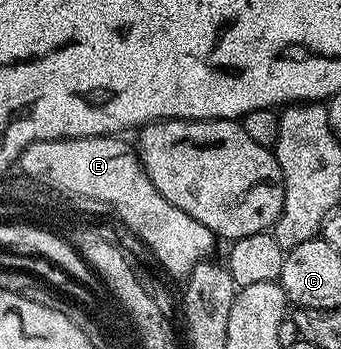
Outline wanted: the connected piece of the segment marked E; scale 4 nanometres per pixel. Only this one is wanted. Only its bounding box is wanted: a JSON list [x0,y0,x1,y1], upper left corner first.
[16,136,216,280]

